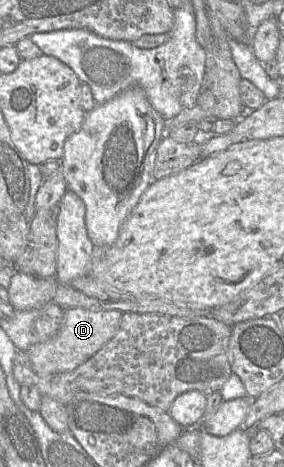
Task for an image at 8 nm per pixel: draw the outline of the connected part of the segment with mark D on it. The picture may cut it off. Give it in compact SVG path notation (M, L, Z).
M70 307L64 309L57 334L46 342L32 346L27 354L32 370L40 377L72 371L91 358L118 332L123 312L95 308Z

